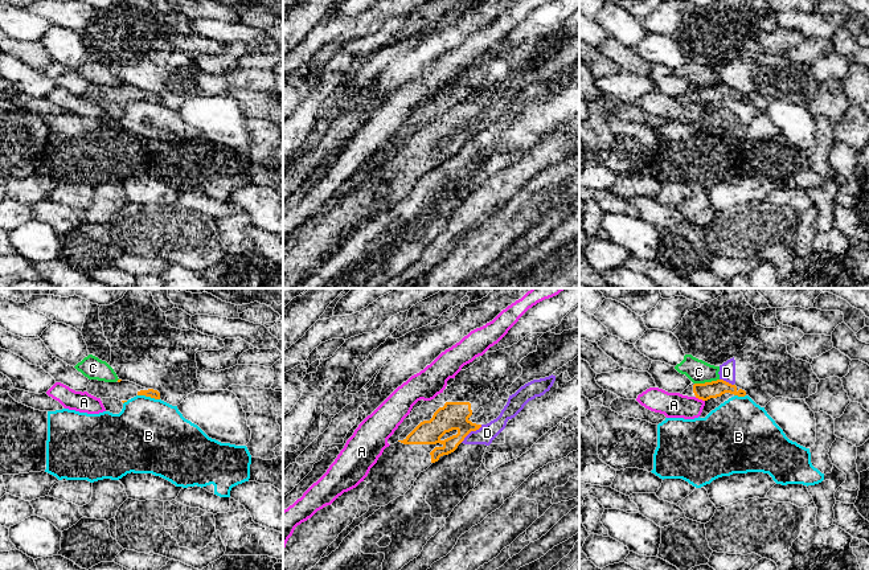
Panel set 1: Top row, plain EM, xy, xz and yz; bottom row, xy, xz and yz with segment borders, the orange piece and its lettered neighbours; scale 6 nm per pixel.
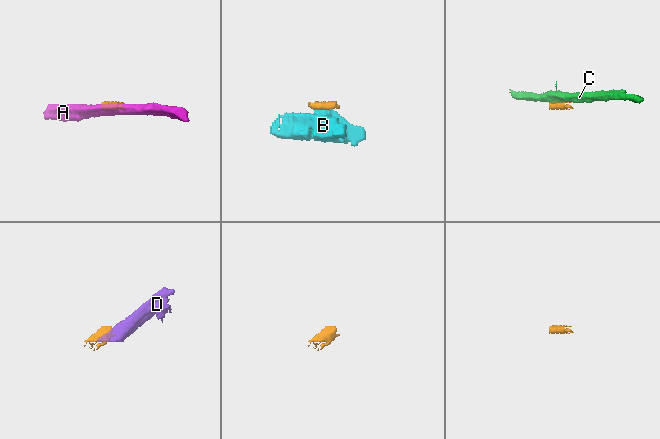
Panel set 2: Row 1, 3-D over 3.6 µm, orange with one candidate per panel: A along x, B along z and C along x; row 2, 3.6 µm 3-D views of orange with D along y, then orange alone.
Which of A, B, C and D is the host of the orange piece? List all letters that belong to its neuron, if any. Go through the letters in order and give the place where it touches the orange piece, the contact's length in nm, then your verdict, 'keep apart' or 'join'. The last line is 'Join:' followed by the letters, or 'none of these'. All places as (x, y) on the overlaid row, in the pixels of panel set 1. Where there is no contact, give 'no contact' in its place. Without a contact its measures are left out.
A: contact yz (700, 398); length 70 nm; keep apart
B: contact xy (148, 396); length 140 nm; keep apart
C: contact yz (706, 382); length 160 nm; keep apart
D: contact xz (471, 430); length 170 nm; keep apart
Join: none of these

